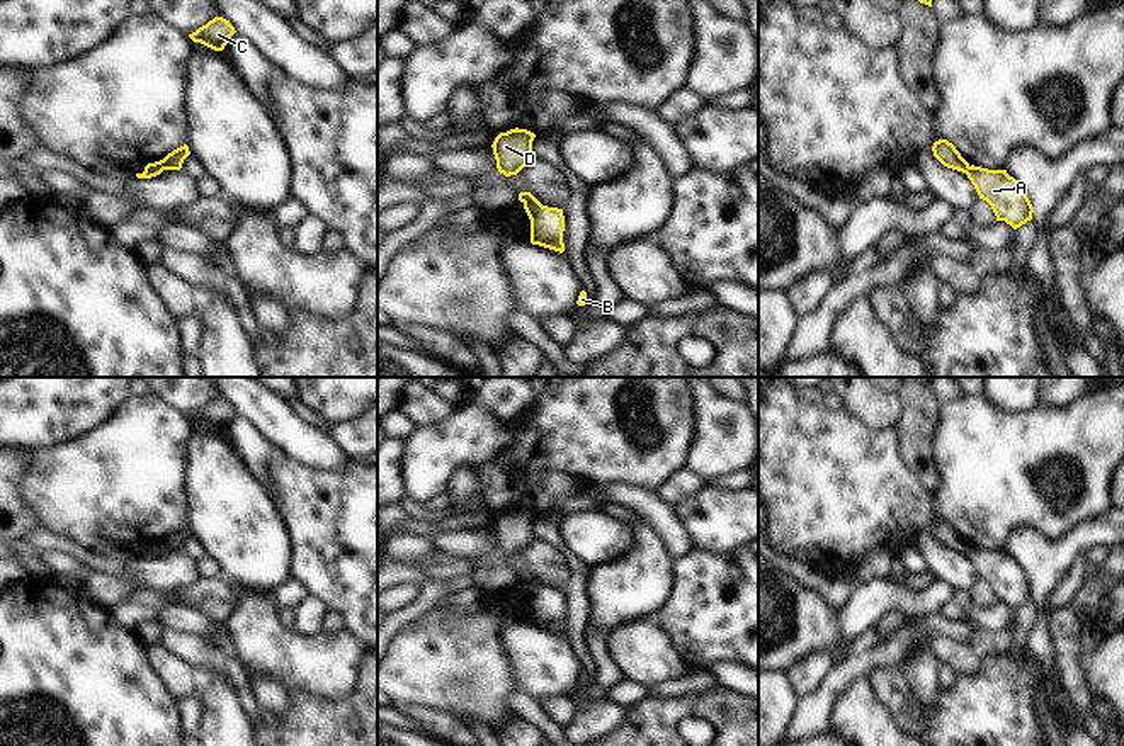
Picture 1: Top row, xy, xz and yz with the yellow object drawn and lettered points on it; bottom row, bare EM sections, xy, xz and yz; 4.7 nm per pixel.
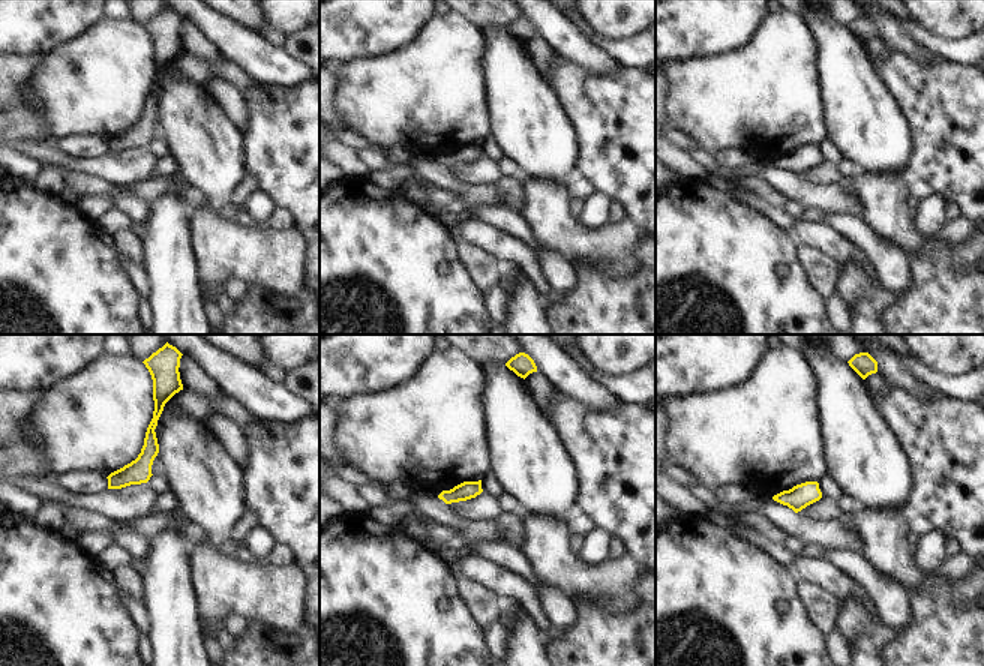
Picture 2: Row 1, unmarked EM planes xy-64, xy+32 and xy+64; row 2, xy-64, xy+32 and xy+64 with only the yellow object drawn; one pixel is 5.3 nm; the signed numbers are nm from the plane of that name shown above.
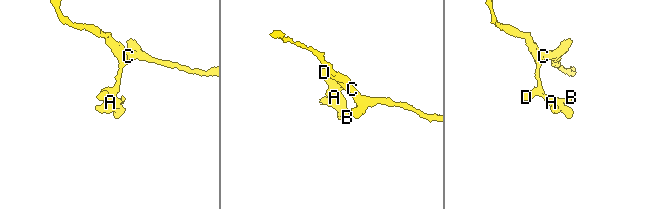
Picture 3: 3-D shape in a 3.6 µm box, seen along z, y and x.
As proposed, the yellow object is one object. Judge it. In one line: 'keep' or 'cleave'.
cleave

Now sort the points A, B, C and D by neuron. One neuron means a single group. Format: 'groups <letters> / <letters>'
groups A B / C D

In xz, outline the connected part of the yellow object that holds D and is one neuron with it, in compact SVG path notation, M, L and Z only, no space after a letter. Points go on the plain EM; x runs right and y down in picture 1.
M519 508L500 513L491 525L498 552L510 557L527 547L534 540L534 518L534 513Z

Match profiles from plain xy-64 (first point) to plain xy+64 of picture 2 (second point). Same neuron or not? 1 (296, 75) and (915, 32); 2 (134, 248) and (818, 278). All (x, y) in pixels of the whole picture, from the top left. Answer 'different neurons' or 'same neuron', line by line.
1: different neurons
2: same neuron

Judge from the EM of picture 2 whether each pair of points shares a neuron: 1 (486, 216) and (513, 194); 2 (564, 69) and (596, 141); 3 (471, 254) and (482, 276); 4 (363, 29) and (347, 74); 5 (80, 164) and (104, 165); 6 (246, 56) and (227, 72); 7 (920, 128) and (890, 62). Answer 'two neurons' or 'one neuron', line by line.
1: two neurons
2: one neuron
3: one neuron
4: two neurons
5: one neuron
6: two neurons
7: one neuron

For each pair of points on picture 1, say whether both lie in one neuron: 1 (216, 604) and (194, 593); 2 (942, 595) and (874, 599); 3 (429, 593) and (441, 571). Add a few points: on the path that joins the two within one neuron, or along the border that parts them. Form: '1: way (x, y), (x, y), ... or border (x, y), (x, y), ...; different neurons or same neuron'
1: way (211, 599), (199, 595); same neuron
2: way (925, 599), (891, 599); same neuron
3: border (427, 576), (441, 580); different neurons

